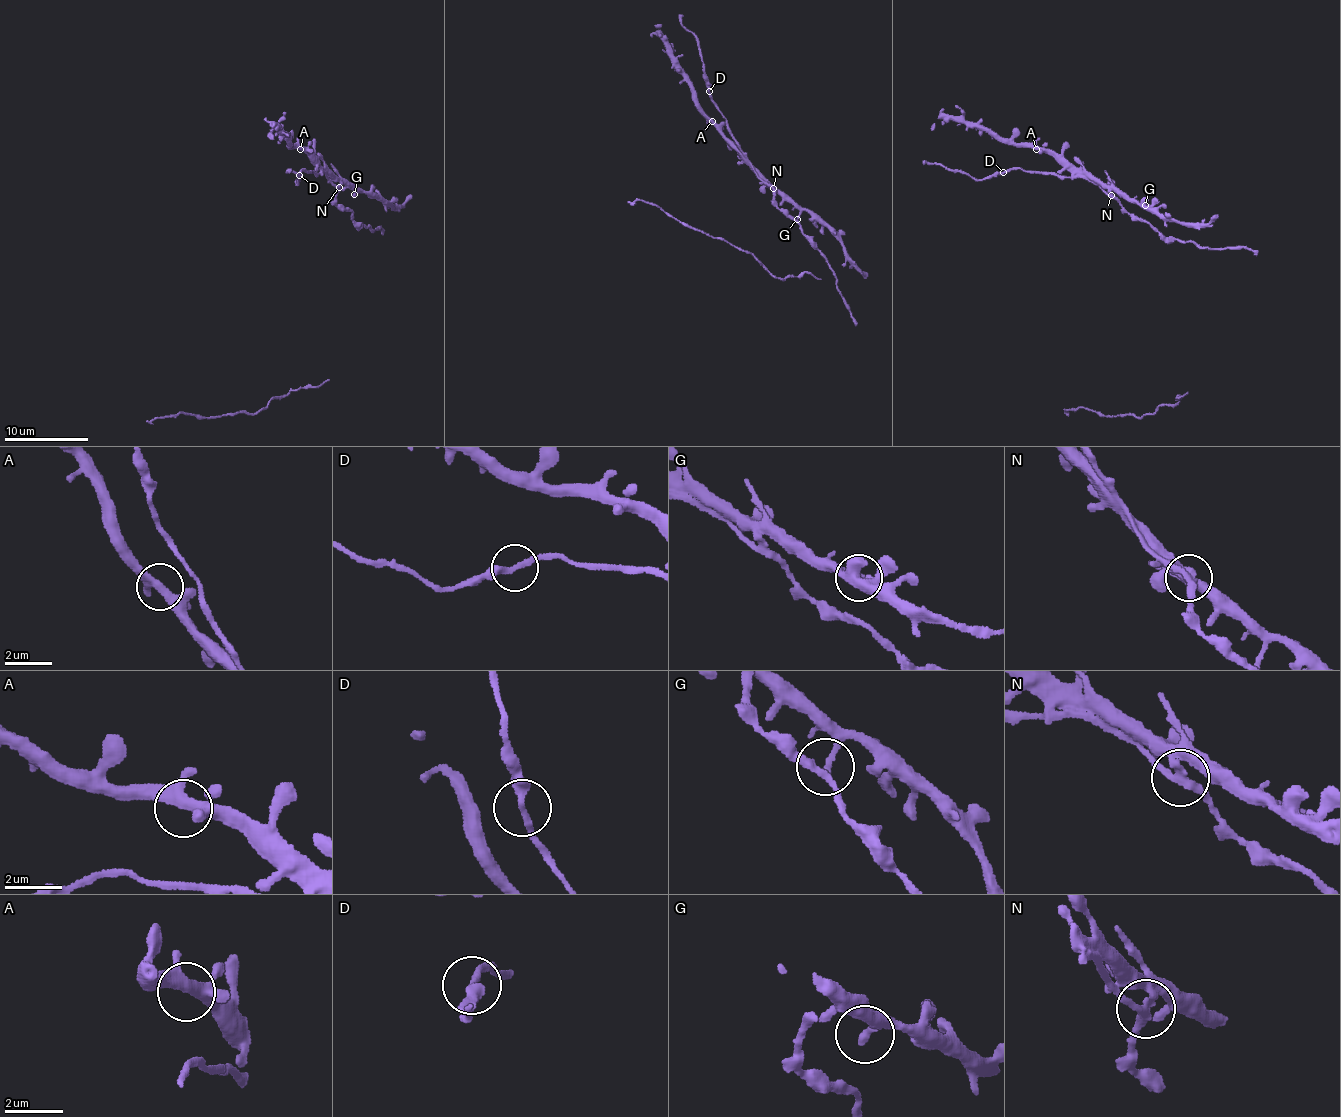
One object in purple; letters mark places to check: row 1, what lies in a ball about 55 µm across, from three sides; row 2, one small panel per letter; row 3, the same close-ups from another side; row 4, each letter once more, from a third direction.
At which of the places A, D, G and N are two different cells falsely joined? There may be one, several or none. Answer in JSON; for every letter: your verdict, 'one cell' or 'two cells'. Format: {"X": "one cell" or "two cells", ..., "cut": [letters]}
{"A": "one cell", "D": "two cells", "G": "one cell", "N": "two cells", "cut": ["D", "N"]}

